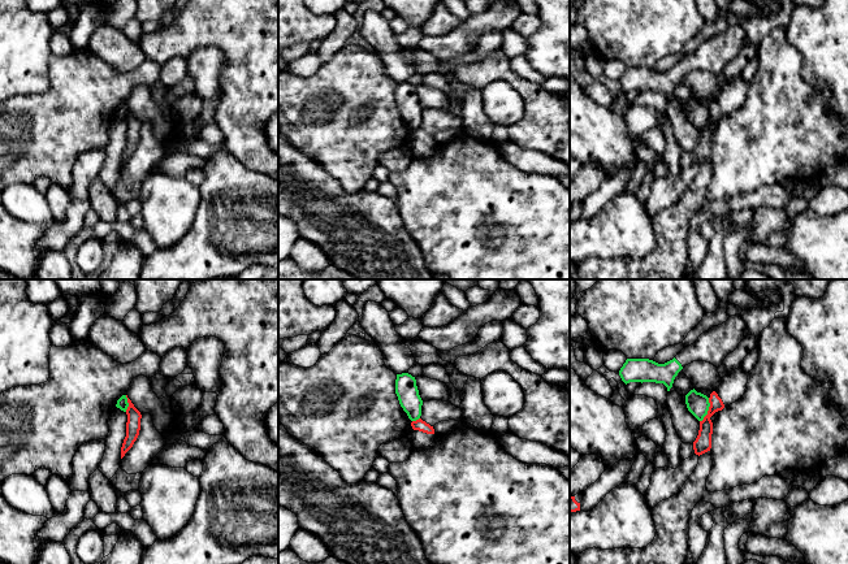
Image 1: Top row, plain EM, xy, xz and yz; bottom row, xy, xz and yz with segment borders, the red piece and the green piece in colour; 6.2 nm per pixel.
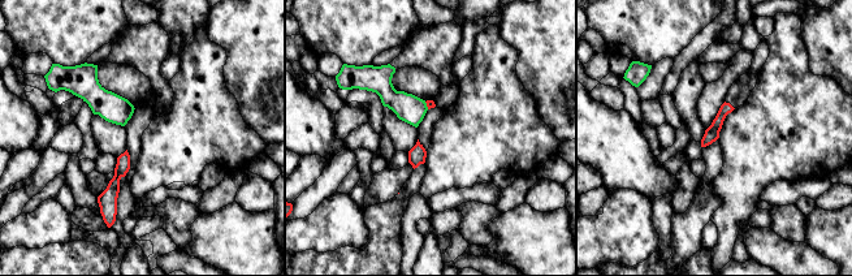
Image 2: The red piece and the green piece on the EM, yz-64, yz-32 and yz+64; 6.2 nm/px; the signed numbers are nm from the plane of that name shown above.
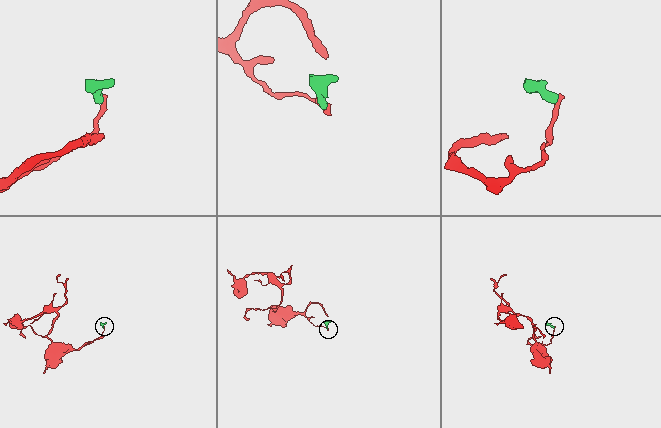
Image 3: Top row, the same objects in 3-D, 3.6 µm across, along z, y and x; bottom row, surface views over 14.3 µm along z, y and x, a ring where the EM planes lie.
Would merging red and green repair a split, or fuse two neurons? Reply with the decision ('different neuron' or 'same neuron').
different neuron

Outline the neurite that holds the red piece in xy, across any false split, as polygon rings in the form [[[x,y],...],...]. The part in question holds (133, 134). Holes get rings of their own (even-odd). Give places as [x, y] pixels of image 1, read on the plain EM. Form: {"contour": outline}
{"contour": [[[127,107],[129,116],[126,118],[127,131],[126,131],[126,146],[124,148],[121,156],[121,168],[125,162],[133,156],[134,151],[137,149],[140,139],[140,121],[134,116],[131,109]]]}

